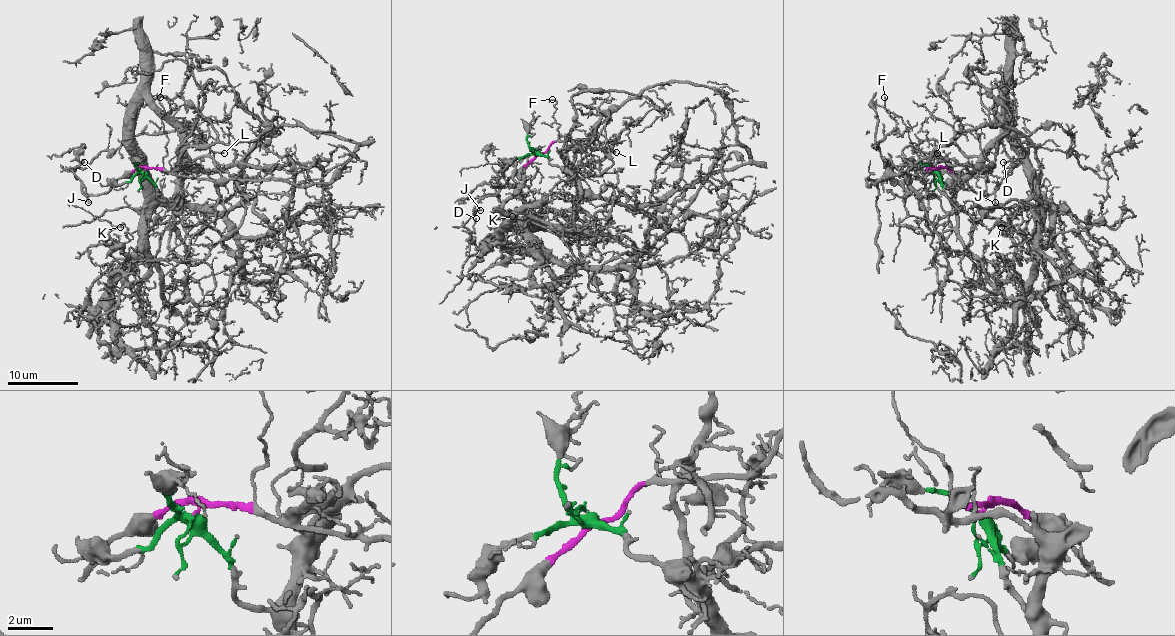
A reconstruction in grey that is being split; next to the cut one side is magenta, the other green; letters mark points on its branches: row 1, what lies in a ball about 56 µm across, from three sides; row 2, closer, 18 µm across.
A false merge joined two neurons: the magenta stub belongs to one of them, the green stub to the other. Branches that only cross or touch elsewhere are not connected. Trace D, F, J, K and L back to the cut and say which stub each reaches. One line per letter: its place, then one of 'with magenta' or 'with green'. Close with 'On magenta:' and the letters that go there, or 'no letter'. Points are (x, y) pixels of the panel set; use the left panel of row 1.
D: at (84, 162); with magenta
F: at (160, 97); with magenta
J: at (88, 202); with magenta
K: at (120, 227); with green
L: at (224, 153); with green
On magenta: D, F, J

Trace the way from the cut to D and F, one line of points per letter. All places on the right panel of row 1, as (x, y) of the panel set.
D: (935, 170), (953, 170), (976, 191), (989, 195), (1015, 163), (1003, 161)
F: (935, 170), (937, 168), (928, 168), (923, 154), (910, 140), (903, 120), (885, 108), (884, 97)

